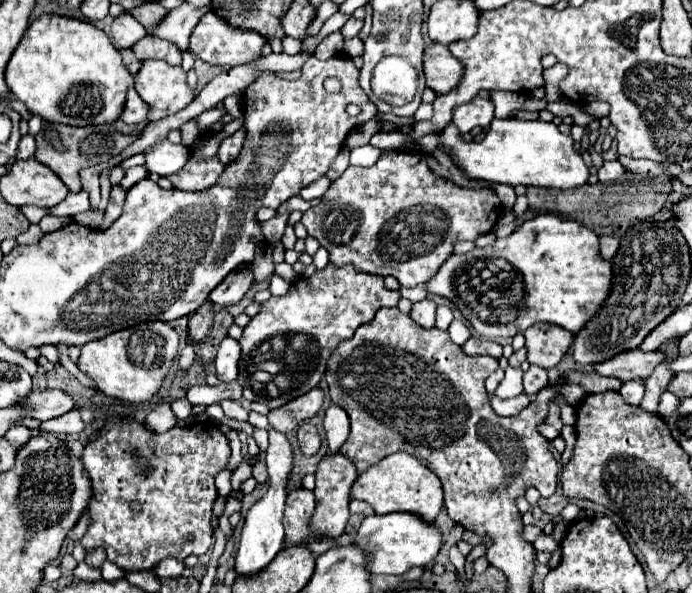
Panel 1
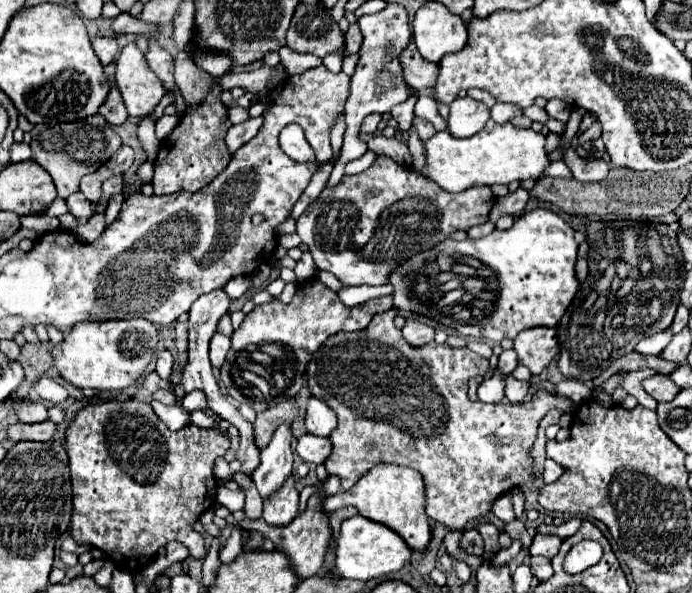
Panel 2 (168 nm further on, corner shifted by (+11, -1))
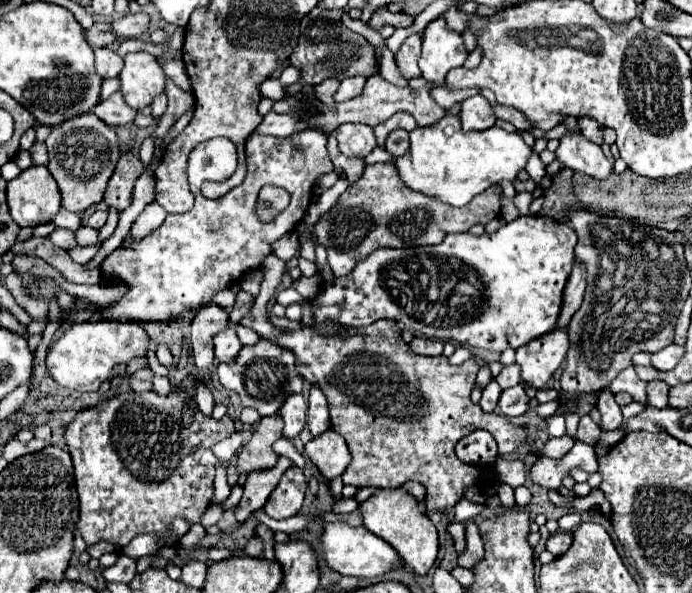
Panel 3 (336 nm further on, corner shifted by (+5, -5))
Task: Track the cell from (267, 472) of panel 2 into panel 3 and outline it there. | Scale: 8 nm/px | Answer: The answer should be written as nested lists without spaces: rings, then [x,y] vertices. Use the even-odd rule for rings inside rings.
[[[290,395],[282,409],[280,409],[280,415],[284,419],[284,431],[282,431],[282,437],[284,439],[292,439],[296,435],[300,435],[300,431],[306,427],[306,399],[302,395]]]

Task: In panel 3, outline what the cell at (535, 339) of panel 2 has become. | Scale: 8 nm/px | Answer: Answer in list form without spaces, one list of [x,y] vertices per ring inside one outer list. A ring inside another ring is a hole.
[[[554,329],[530,343],[516,349],[516,361],[522,367],[522,379],[536,389],[544,387],[560,363],[566,359],[568,335],[562,329]]]

